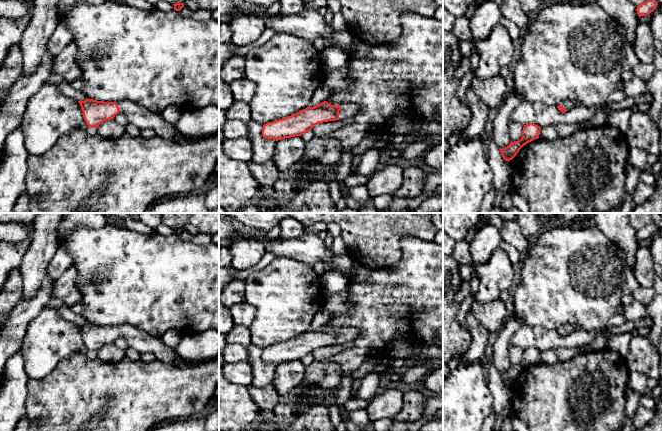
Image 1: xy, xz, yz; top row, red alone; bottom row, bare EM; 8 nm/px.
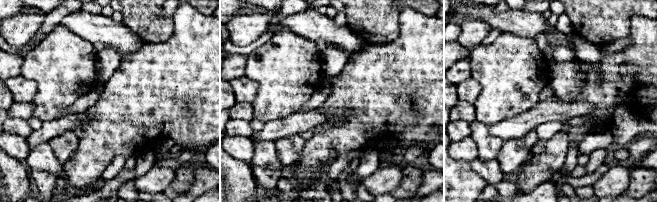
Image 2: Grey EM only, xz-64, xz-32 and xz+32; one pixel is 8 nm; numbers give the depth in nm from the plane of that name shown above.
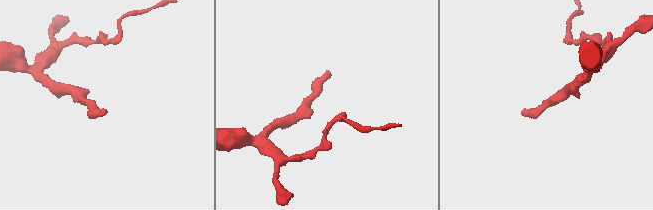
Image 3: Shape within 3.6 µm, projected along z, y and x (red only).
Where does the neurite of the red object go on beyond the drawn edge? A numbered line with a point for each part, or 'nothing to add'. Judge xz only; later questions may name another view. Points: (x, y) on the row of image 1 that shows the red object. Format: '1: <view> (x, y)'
1: xz (348, 110)

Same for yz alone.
1: yz (568, 104)

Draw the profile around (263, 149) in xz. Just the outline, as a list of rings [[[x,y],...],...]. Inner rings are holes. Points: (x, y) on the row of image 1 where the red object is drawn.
[[[253,119],[247,123],[247,138],[252,143],[252,160],[258,164],[274,162],[276,140],[262,136],[263,124]]]

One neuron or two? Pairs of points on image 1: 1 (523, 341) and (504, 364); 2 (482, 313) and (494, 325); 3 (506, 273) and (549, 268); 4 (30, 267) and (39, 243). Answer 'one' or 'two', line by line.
1: two
2: one
3: two
4: one

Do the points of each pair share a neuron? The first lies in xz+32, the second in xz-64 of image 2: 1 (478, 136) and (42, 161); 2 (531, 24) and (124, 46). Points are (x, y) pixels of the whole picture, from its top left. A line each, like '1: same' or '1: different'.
1: same
2: same

